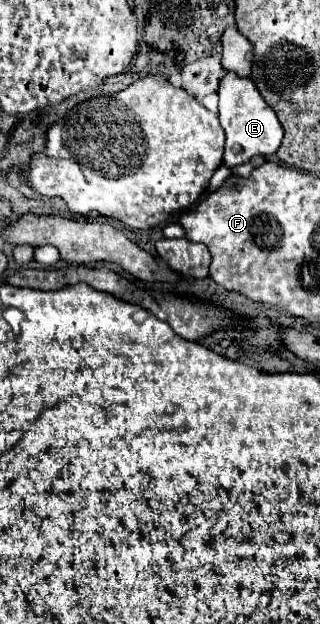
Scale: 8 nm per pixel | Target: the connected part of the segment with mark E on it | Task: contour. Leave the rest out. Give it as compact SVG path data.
M228 72L218 88L220 96L220 126L226 132L226 148L224 148L224 164L228 168L246 164L254 156L270 156L278 150L282 142L282 126L274 114L274 110L260 96L250 78L240 78Z

